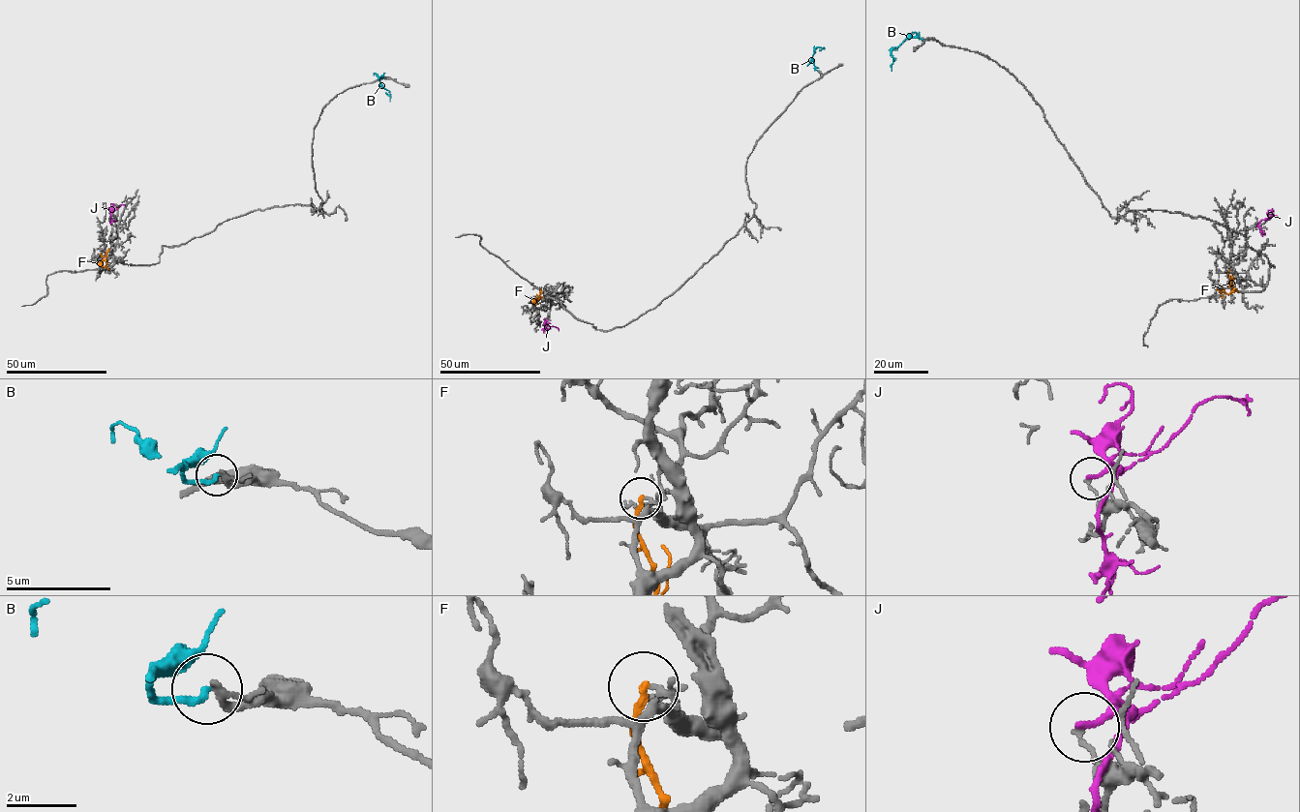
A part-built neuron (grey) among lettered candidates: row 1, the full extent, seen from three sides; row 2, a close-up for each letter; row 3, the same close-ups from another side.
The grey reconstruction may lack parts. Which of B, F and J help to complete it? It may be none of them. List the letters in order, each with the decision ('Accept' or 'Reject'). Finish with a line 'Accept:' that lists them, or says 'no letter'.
B: Reject
F: Reject
J: Reject
Accept: no letter

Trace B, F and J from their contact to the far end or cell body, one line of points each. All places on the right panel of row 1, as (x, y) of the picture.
B: (922, 39), (910, 37), (892, 48), (891, 70)
F: (1228, 270), (1232, 291), (1226, 294), (1221, 290), (1222, 297)
J: (1265, 221), (1263, 219), (1258, 226), (1263, 231)

